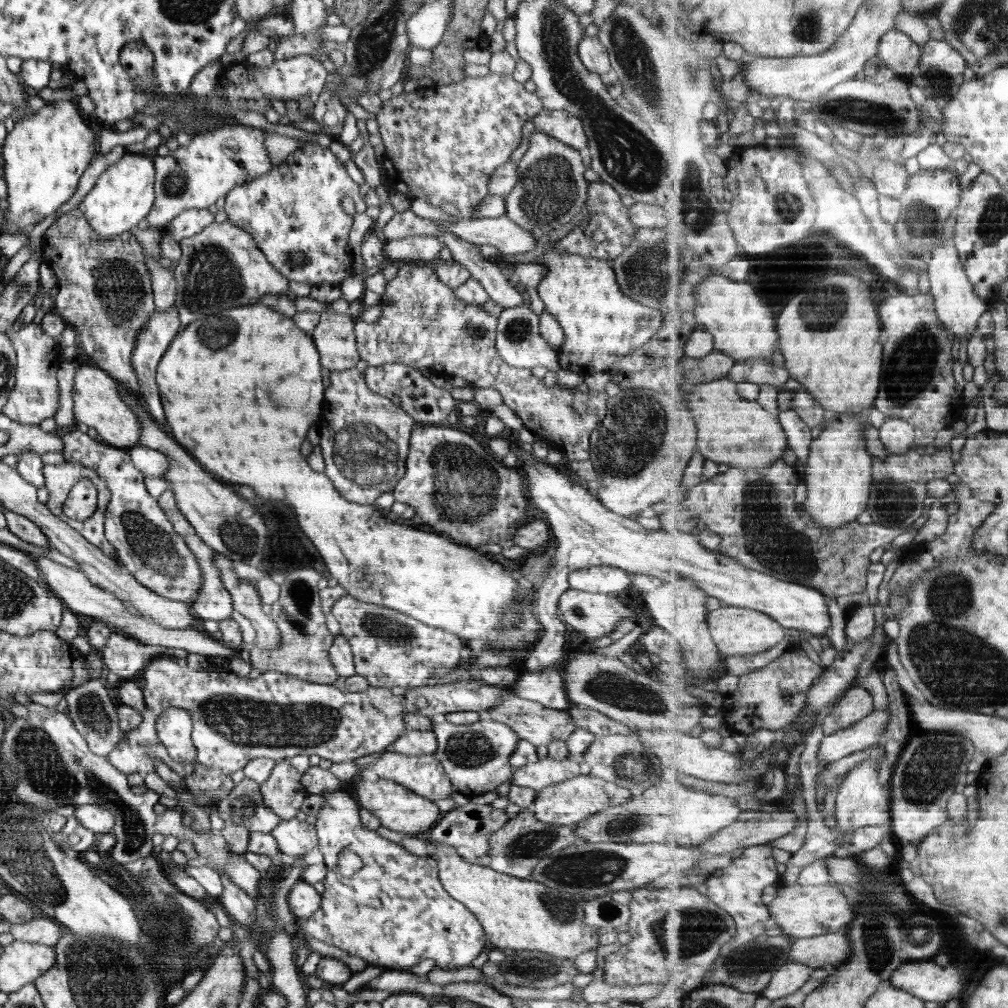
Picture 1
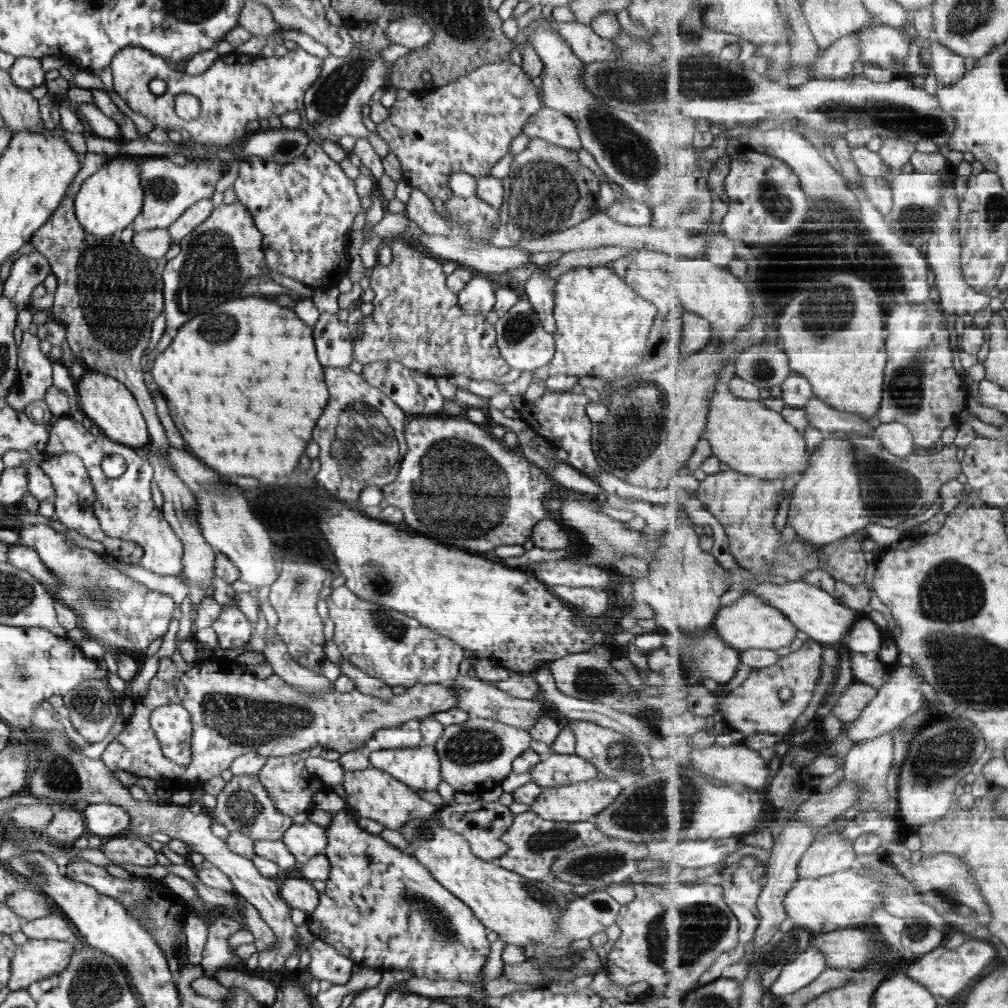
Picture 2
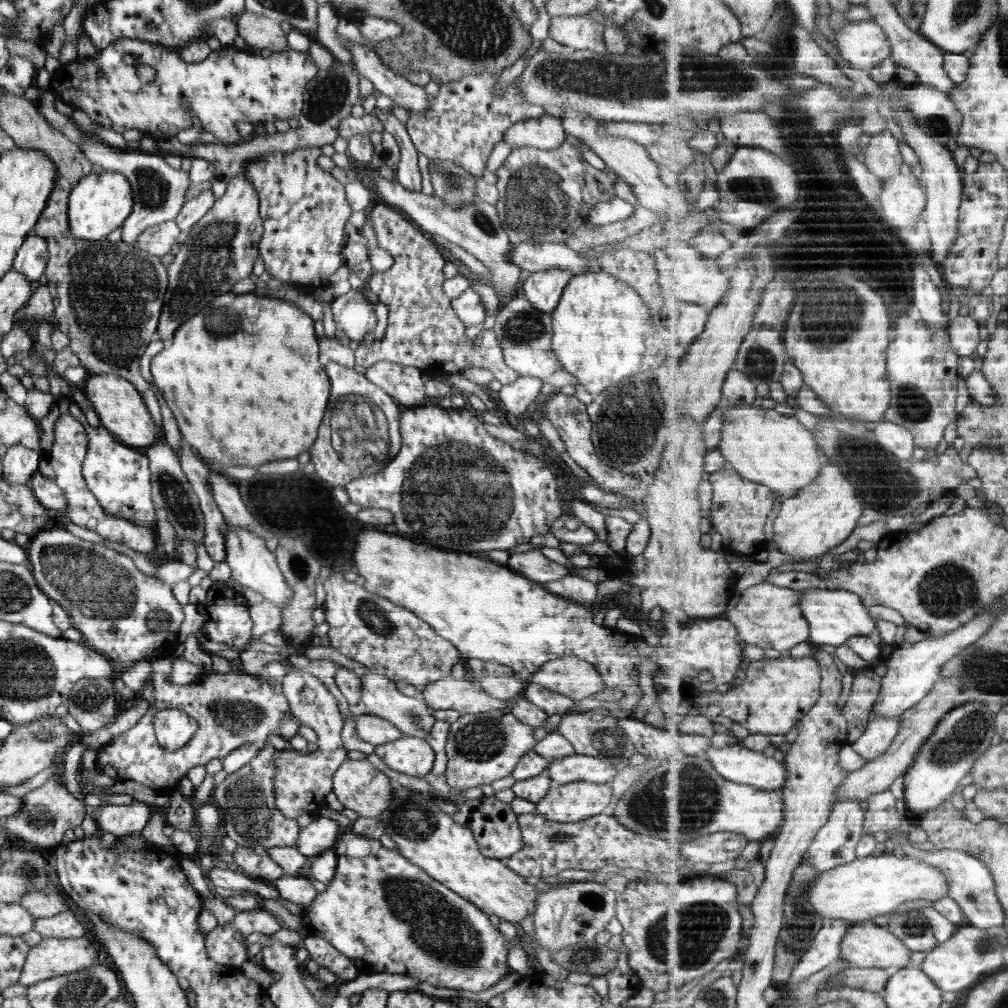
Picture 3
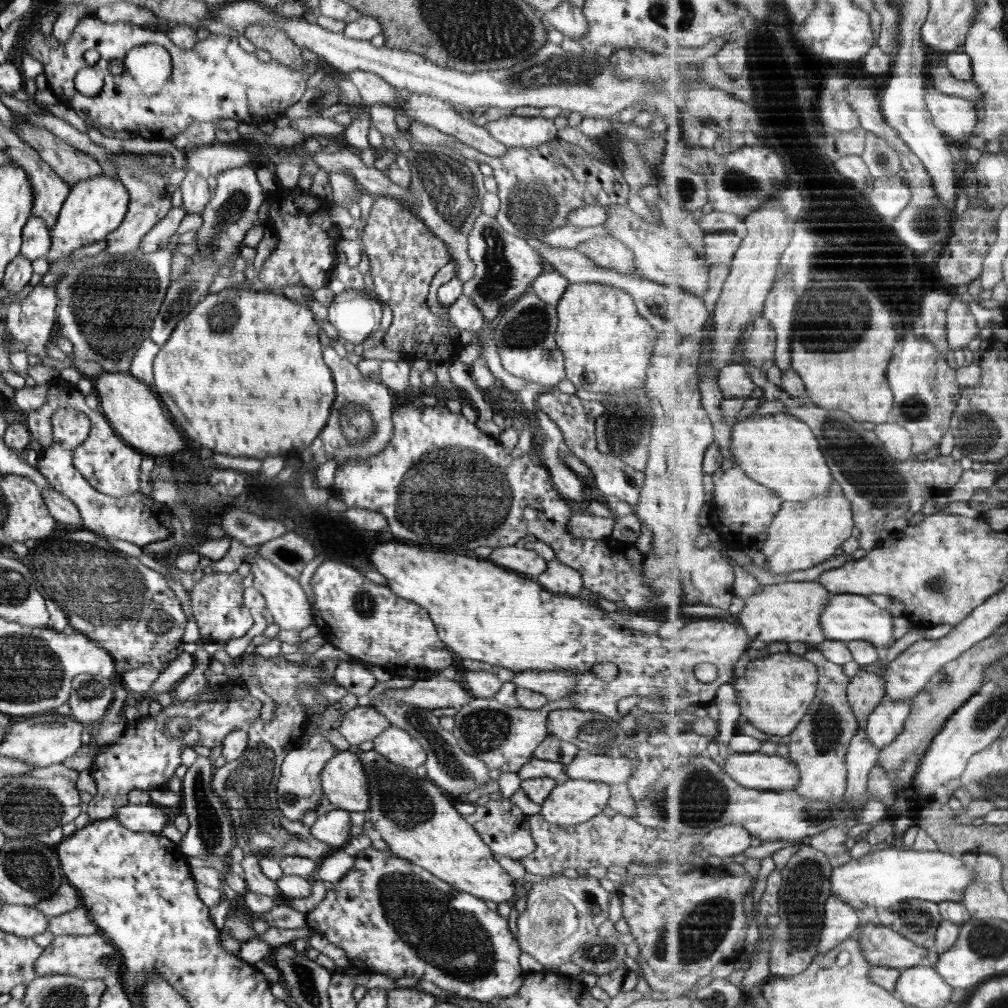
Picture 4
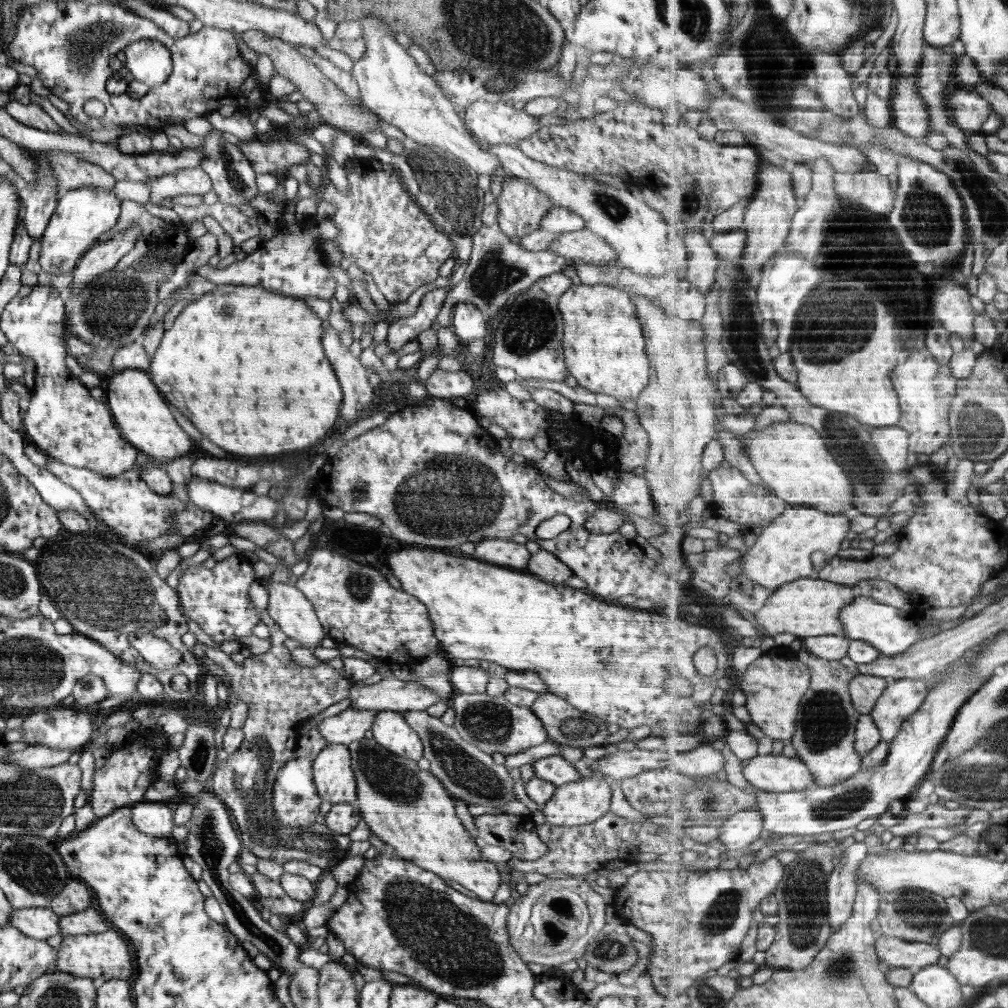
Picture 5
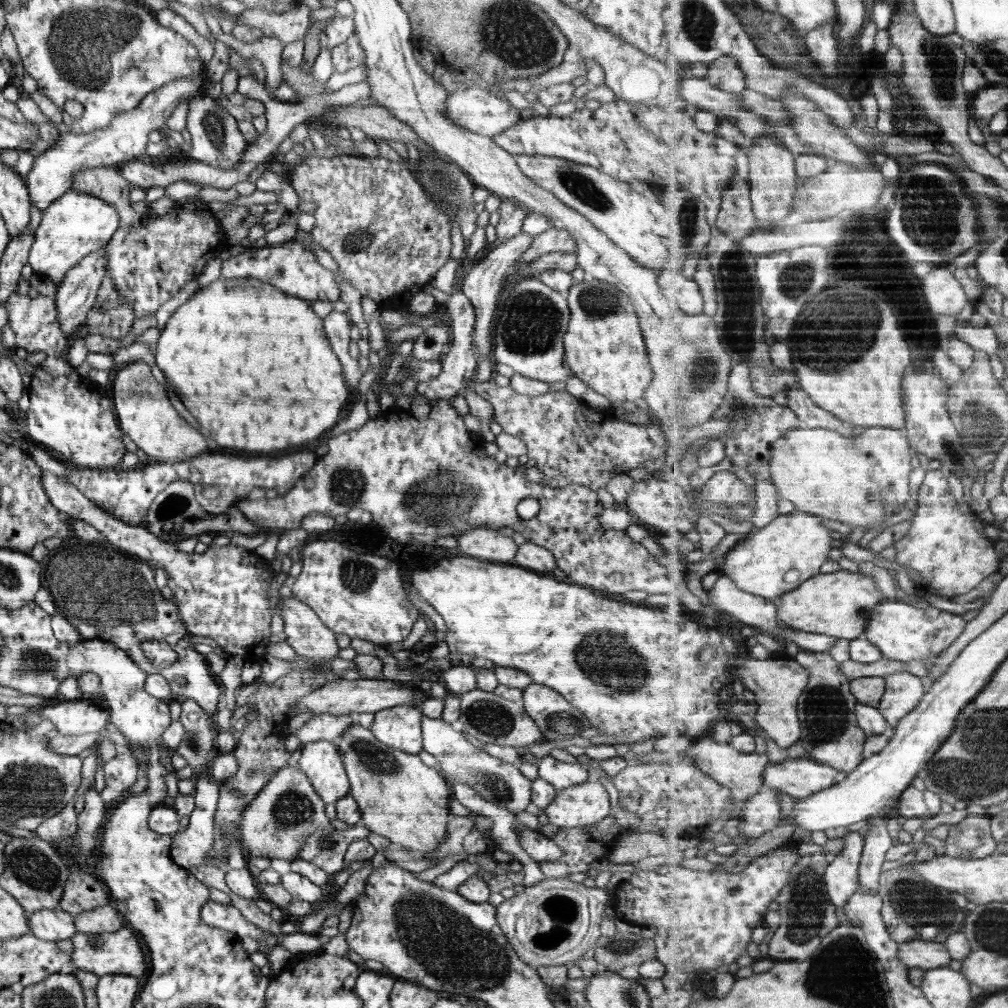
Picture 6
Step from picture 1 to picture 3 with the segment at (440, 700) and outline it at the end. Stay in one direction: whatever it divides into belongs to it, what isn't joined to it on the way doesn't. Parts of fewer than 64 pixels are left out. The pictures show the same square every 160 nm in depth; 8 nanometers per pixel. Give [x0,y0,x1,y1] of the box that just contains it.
[95,656,290,788]

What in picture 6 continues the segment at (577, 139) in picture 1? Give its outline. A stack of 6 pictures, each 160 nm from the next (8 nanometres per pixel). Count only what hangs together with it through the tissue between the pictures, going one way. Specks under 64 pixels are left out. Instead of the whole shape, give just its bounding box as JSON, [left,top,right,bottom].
[445,87,522,138]

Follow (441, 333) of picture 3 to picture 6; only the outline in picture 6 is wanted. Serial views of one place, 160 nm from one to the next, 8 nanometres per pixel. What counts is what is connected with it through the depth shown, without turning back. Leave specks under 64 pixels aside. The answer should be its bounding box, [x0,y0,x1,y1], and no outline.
[287,155,452,311]

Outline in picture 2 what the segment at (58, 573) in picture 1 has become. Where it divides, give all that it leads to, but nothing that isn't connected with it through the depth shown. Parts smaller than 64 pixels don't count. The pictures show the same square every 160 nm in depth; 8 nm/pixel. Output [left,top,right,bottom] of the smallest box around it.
[7,544,59,589]

